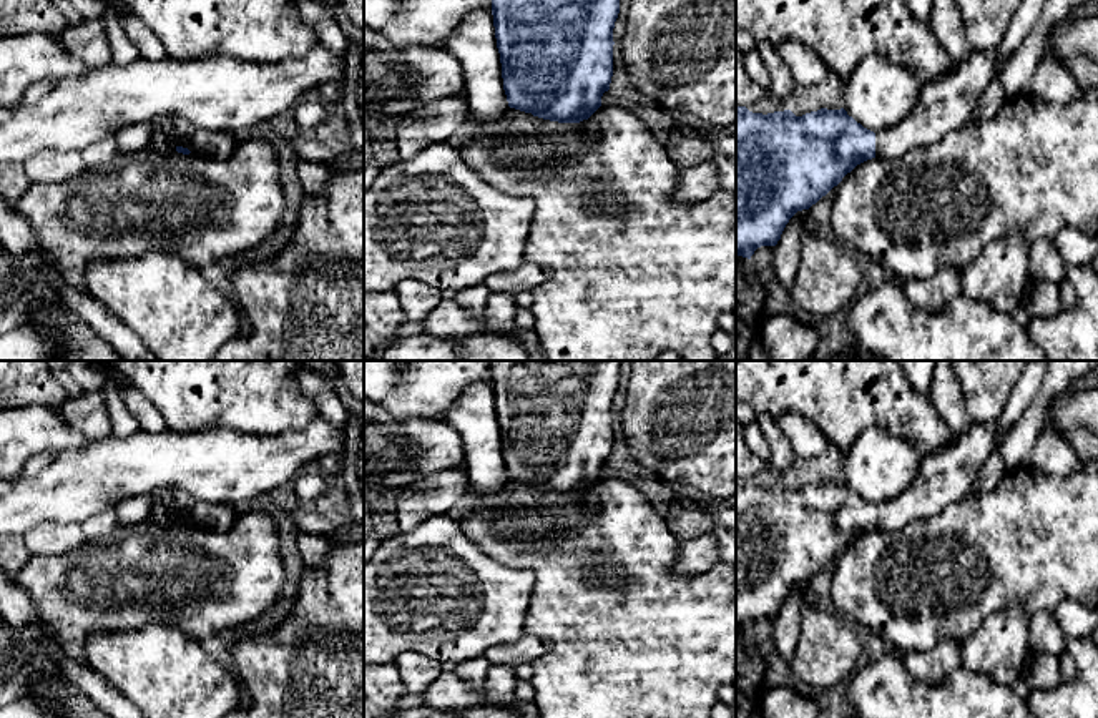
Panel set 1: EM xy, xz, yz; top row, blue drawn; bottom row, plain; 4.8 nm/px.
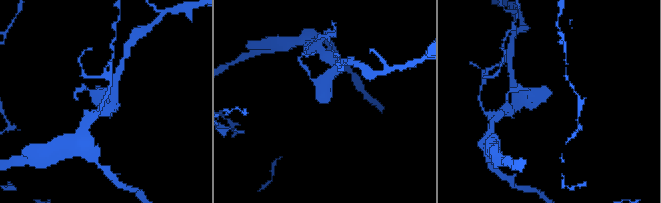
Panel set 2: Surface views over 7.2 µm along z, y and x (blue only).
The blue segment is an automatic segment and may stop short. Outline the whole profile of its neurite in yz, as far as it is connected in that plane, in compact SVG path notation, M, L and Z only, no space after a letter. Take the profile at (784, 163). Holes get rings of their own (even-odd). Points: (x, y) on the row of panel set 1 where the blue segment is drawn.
M972 50L955 70L922 83L919 103L905 121L877 133L864 128L844 108L821 108L796 116L791 110L762 115L736 106L736 256L751 259L757 248L776 246L789 219L816 204L857 165L875 156L902 156L967 125L980 93L1003 68L997 63L997 50Z

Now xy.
M171 120L159 126L156 141L183 155L194 153L223 160L238 146L239 135L196 130L179 120Z

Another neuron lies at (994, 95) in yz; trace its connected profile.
M992 80L980 93L968 123L977 125L988 118L993 118L1007 98L1008 96L1002 80Z

